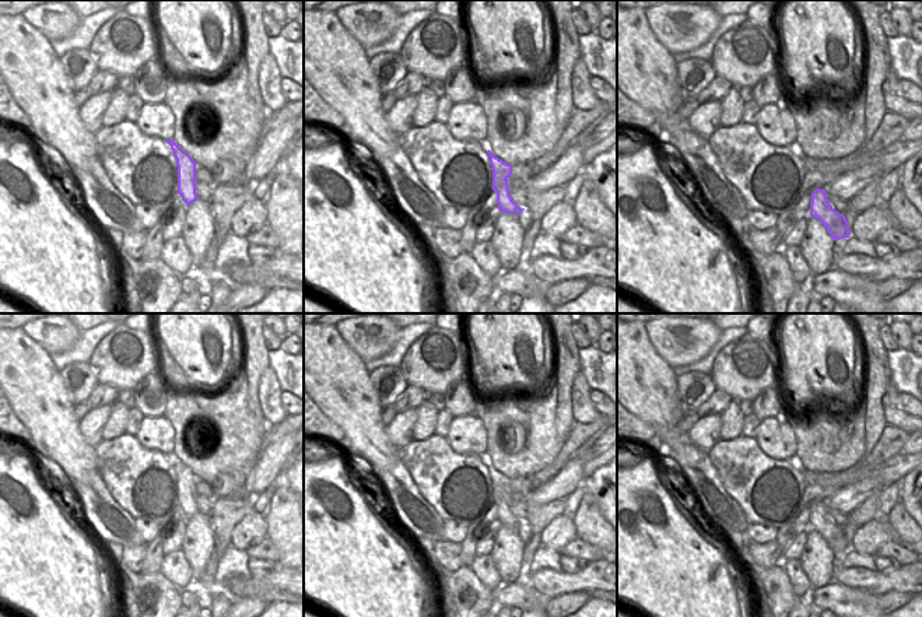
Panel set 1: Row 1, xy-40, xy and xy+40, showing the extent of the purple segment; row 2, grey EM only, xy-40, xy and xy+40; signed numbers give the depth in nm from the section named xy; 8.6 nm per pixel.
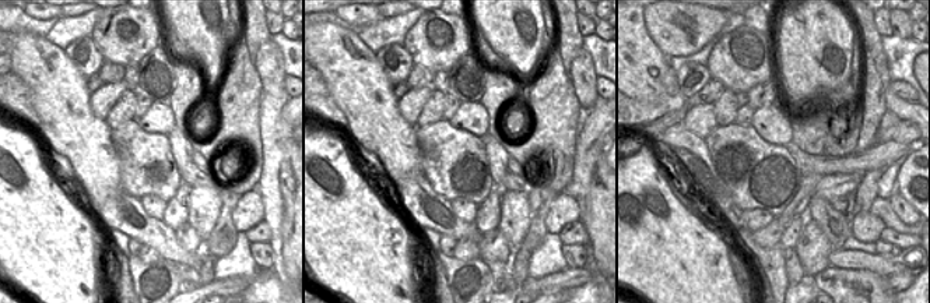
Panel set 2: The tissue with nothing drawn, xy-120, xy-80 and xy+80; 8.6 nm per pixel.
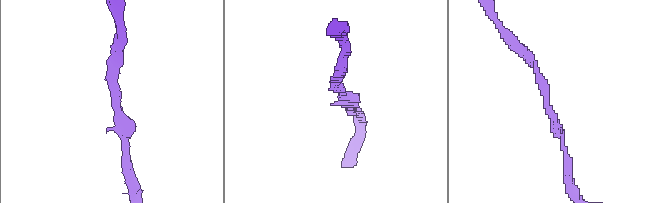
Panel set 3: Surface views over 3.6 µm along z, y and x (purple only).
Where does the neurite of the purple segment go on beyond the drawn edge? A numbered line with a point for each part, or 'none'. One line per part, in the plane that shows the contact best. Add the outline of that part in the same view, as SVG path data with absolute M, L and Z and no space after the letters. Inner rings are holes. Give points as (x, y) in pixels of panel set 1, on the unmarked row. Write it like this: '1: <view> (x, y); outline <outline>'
none

